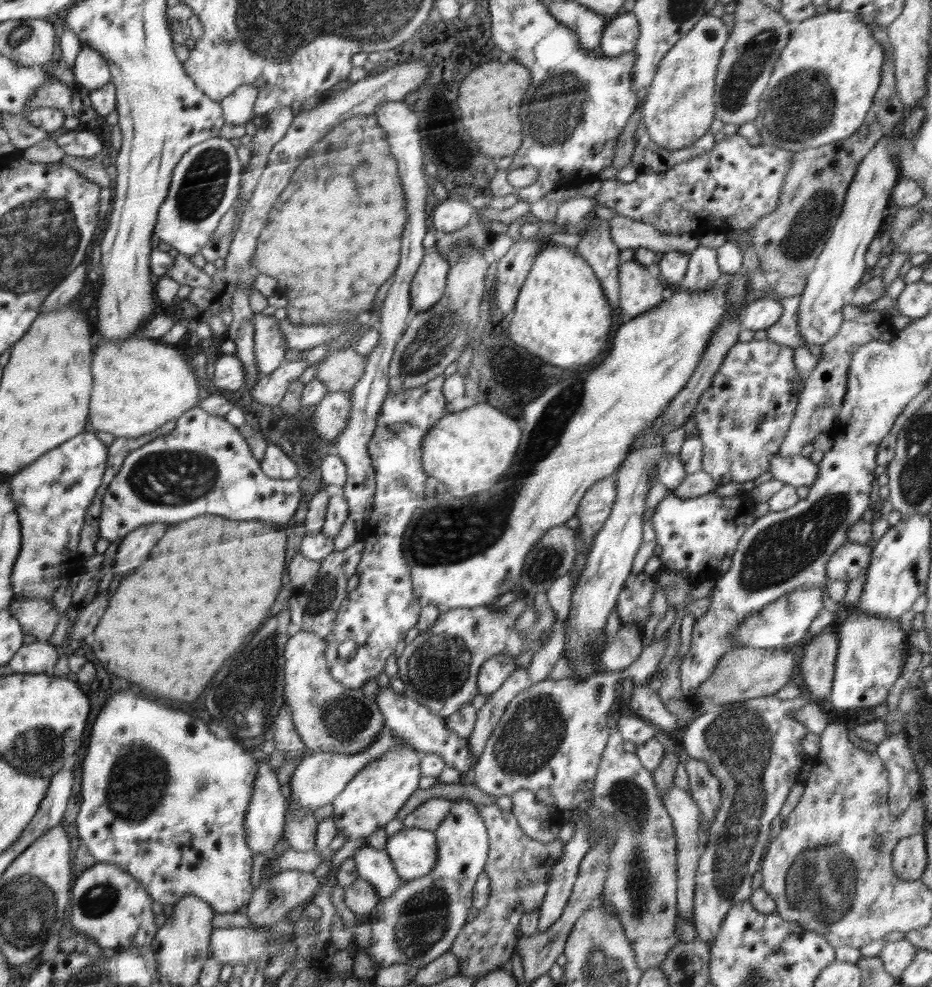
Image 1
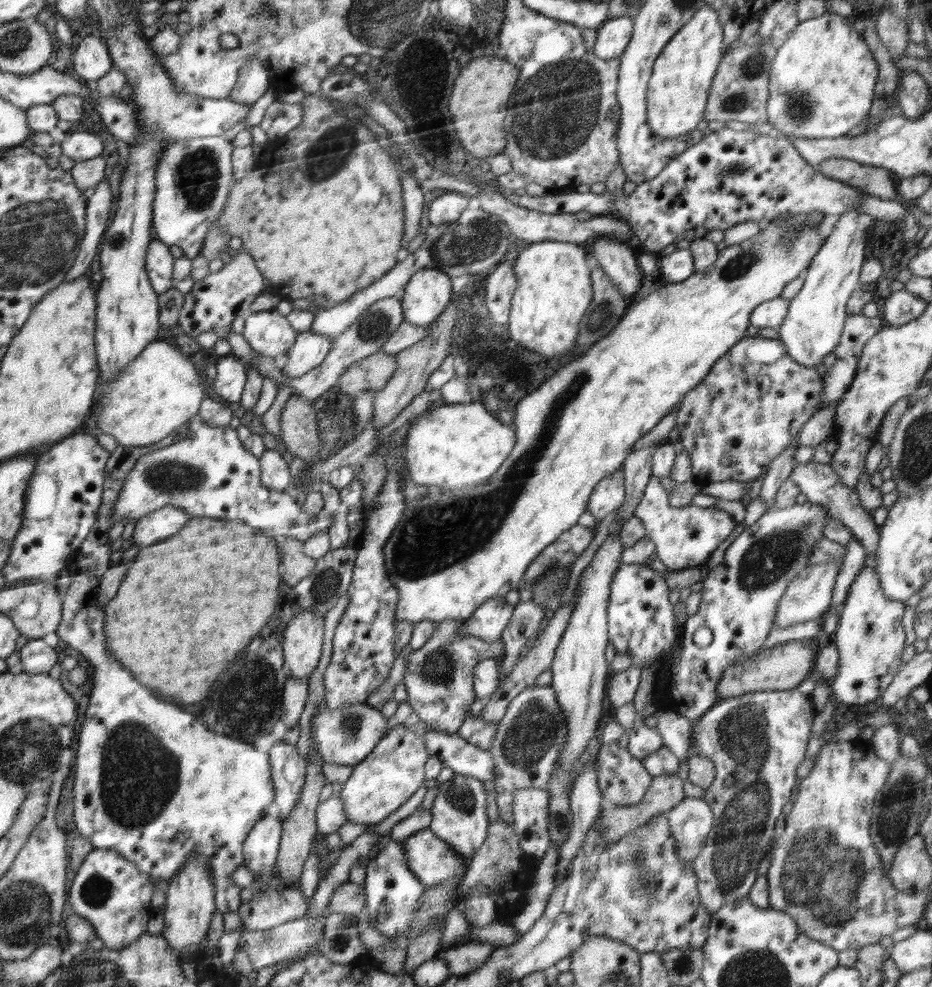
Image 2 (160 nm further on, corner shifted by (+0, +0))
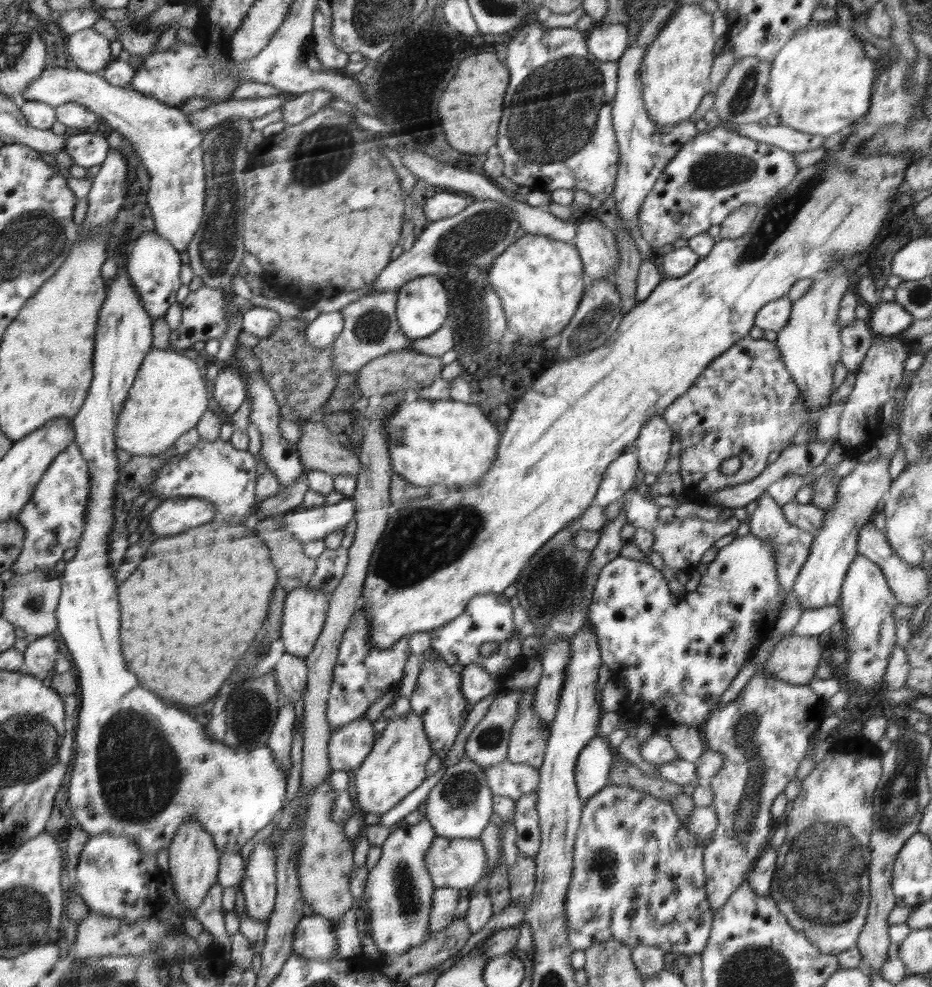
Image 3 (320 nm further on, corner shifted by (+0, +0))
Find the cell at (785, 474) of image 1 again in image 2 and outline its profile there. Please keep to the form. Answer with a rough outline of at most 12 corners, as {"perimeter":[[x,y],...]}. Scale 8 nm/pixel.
{"perimeter":[[796,465],[788,480],[849,528],[871,563],[881,527],[830,465]]}

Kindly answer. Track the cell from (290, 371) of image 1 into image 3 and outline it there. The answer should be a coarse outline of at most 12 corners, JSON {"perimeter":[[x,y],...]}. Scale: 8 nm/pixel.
{"perimeter":[[340,311],[320,313],[307,327],[308,344],[332,345],[343,329]]}

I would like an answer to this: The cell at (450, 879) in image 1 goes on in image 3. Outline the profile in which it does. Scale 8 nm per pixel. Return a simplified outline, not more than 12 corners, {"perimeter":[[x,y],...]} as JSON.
{"perimeter":[[477,762],[448,767],[425,799],[438,837],[479,839],[493,792]]}

